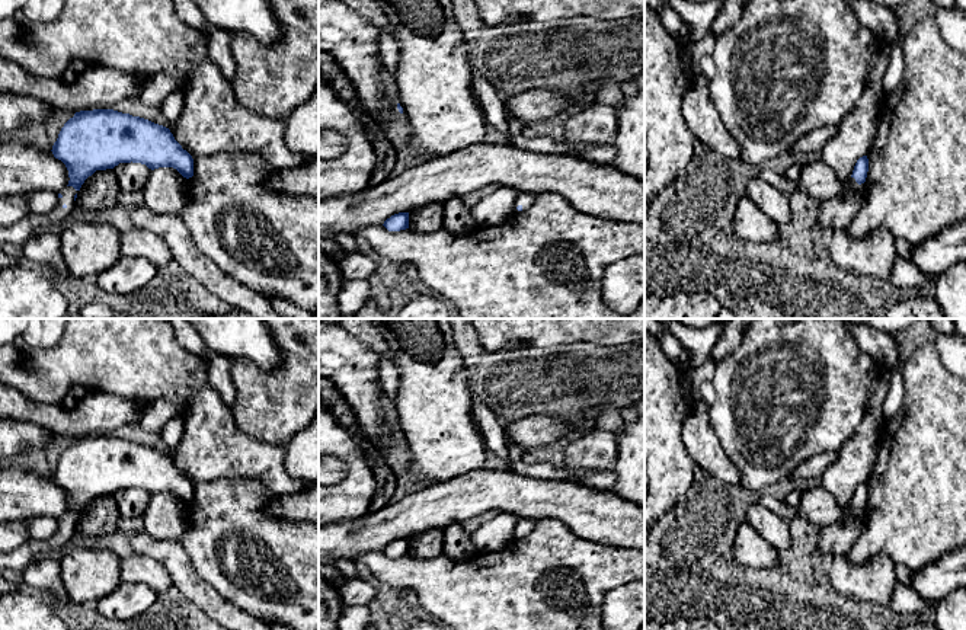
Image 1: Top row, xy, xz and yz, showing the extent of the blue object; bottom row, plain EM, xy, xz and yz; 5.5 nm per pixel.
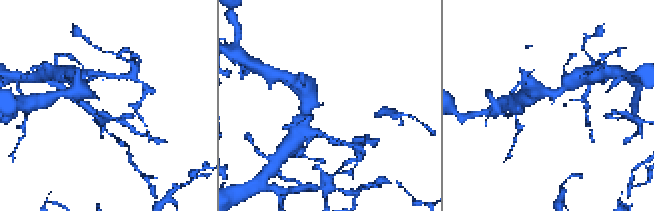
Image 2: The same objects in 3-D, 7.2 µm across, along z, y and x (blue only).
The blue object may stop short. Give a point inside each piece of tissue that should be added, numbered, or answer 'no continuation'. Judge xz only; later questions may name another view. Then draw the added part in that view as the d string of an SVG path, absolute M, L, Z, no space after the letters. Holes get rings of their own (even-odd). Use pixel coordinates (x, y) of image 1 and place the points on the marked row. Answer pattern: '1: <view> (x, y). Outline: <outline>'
1: xz (524, 198). Outline: M518 192L516 201L515 201L515 212L521 212L528 210L535 199L534 194L530 192Z

